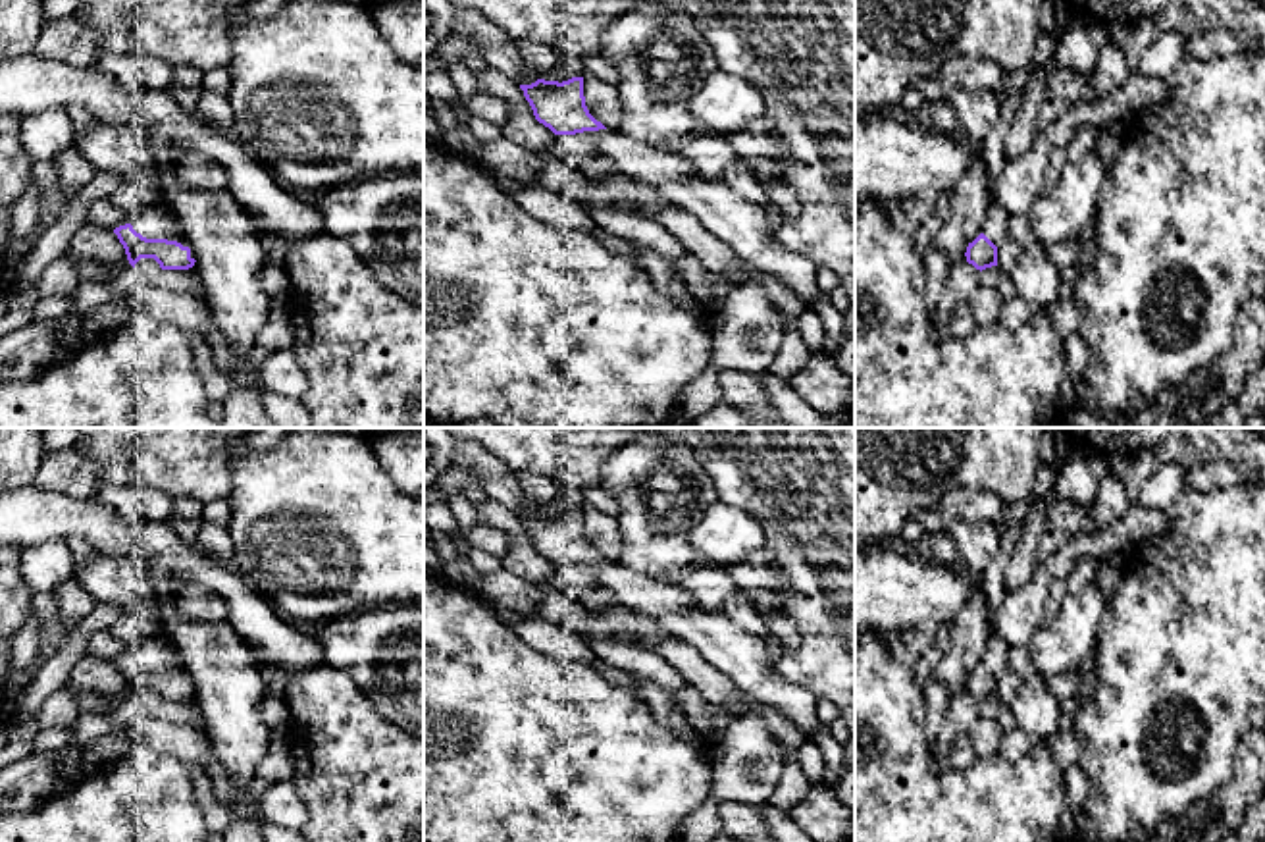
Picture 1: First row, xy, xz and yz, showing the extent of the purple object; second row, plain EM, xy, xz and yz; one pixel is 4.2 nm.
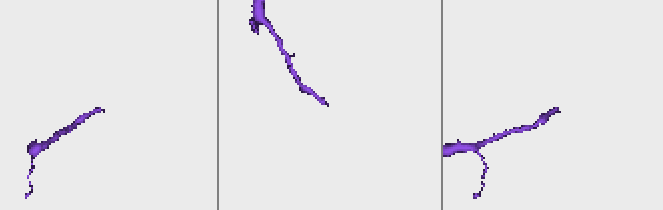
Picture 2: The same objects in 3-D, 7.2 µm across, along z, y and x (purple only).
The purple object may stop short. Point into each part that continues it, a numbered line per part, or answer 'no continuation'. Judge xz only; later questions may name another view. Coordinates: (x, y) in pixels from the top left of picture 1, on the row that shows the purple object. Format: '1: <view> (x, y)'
1: xz (744, 226)

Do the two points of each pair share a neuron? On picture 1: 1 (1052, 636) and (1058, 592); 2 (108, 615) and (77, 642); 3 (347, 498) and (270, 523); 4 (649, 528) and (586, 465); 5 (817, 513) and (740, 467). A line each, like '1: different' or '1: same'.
1: different
2: same
3: same
4: different
5: same

